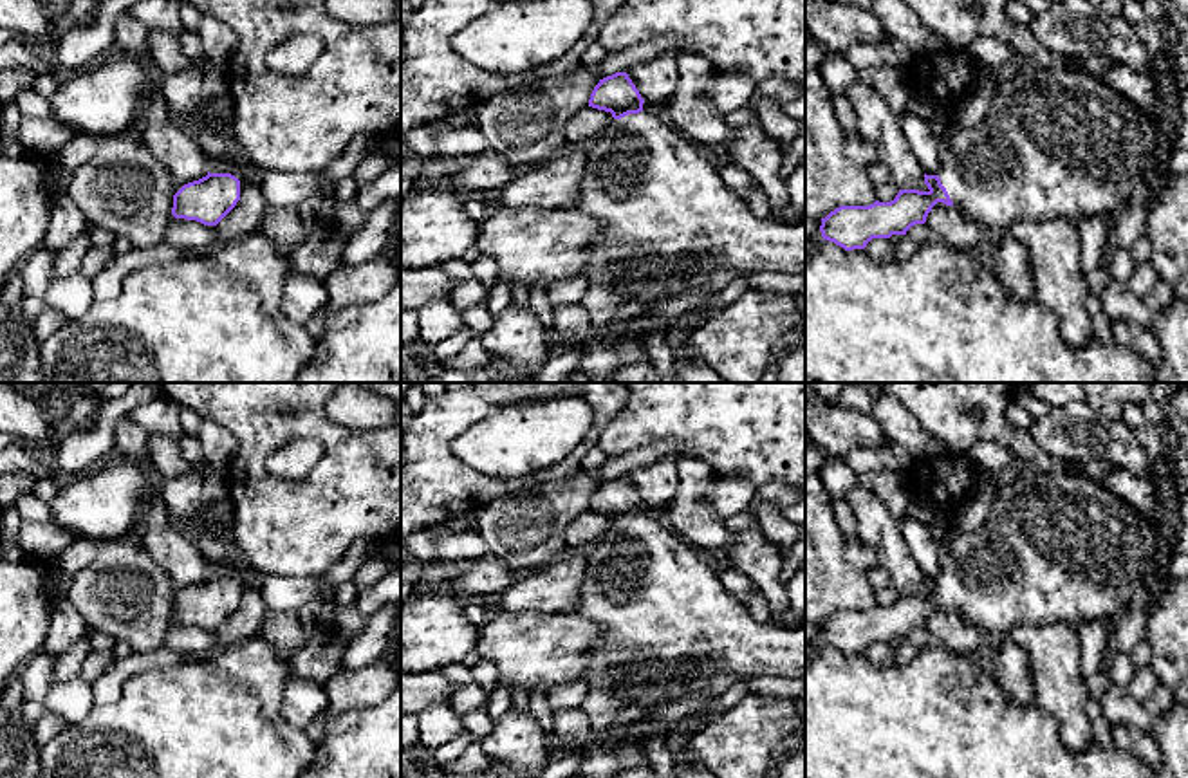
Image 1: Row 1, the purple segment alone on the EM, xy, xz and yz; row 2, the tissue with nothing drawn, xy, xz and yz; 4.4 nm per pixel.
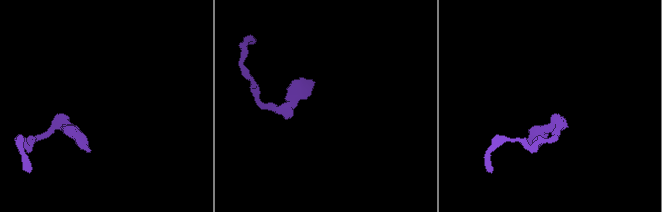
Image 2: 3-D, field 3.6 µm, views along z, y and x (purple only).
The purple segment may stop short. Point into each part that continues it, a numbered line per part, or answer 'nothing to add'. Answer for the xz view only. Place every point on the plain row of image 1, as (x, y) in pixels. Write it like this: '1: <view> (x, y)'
1: xz (676, 639)

